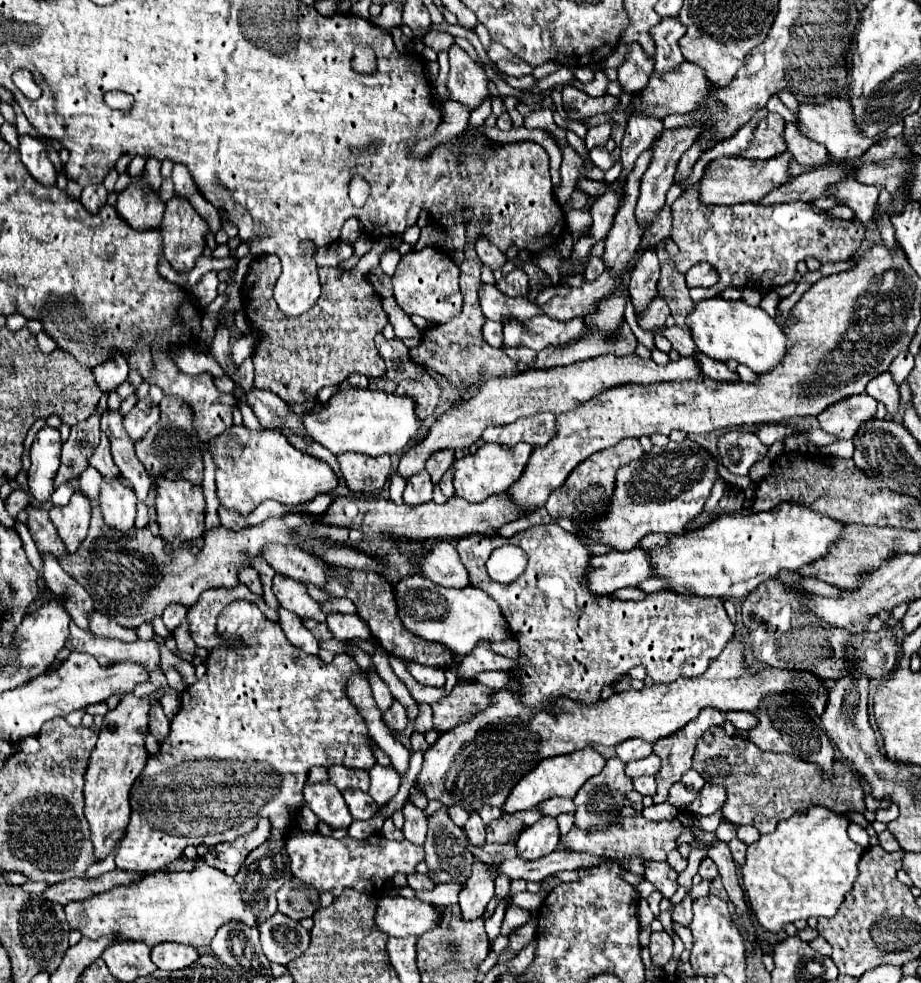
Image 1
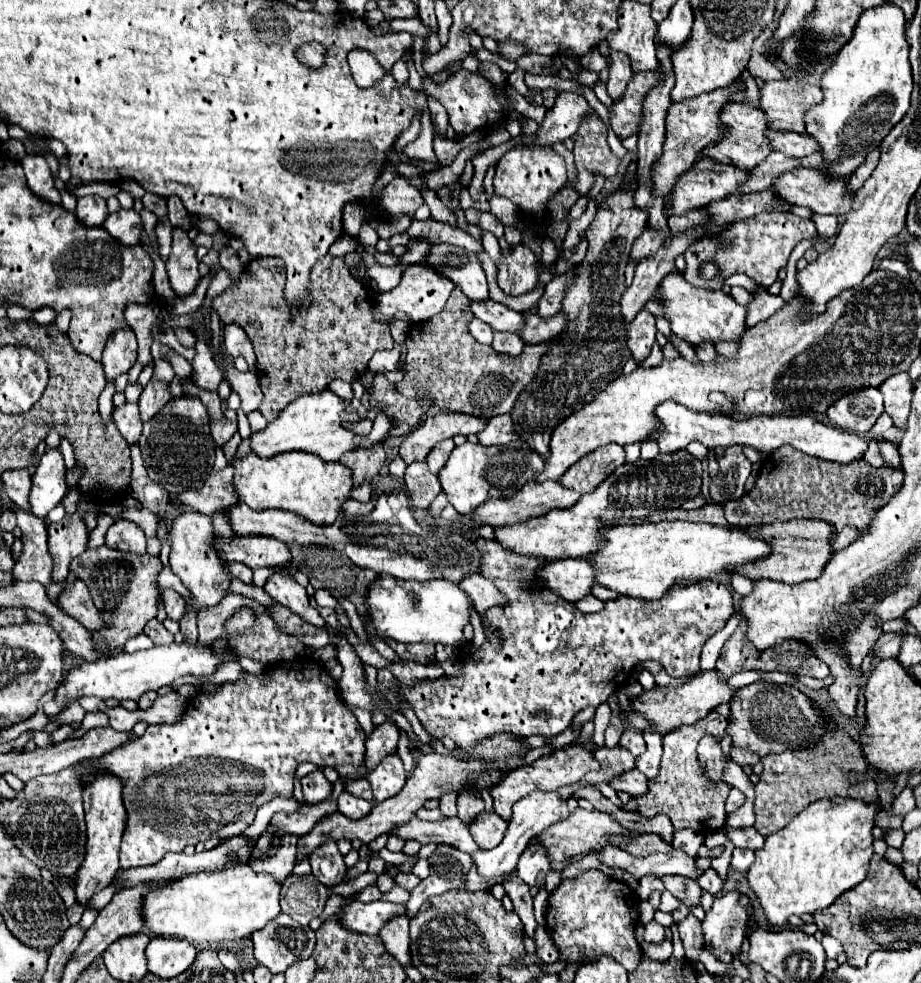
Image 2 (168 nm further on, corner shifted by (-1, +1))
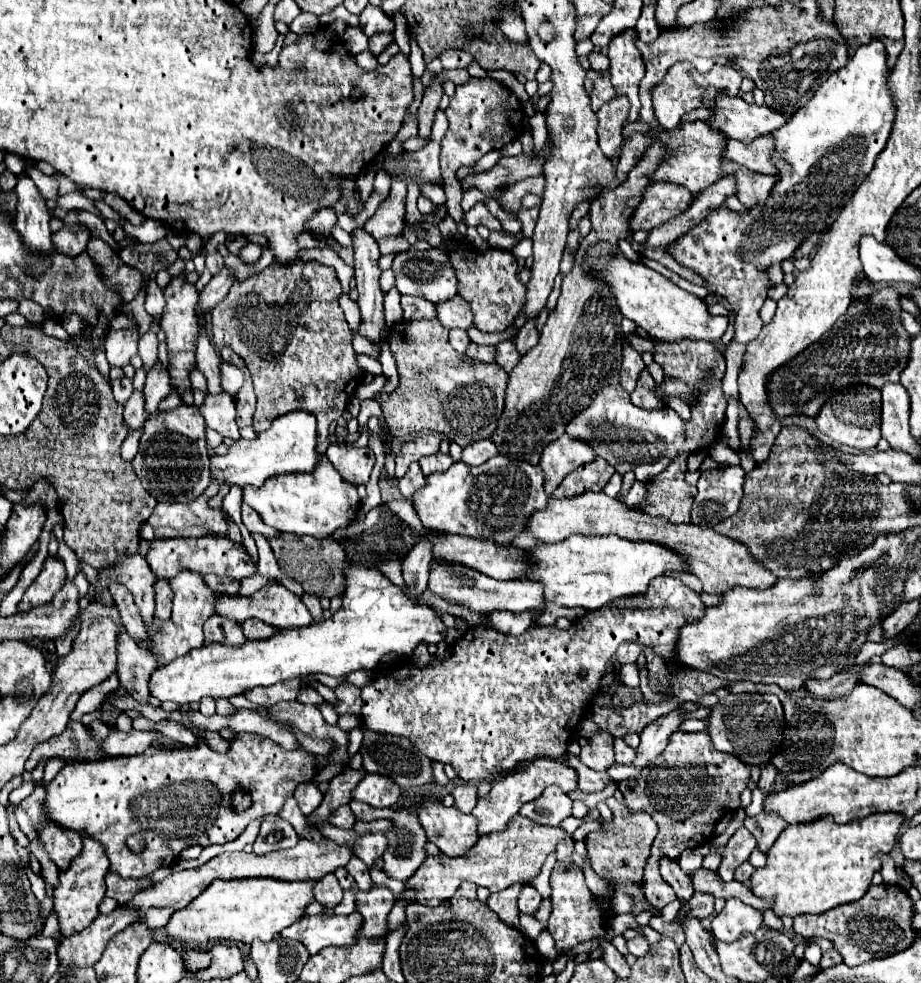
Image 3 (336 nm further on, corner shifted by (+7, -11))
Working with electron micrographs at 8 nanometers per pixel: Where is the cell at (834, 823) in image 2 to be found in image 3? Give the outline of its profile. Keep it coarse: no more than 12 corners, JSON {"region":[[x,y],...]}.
{"region":[[904,816],[788,826],[754,870],[778,918],[860,900]]}

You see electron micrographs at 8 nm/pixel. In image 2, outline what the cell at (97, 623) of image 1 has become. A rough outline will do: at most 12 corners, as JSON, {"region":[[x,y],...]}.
{"region":[[82,580],[64,586],[58,608],[90,632],[106,626]]}

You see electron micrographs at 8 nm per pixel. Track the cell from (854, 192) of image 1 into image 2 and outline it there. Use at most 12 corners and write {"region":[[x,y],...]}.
{"region":[[806,166],[770,188],[816,214],[846,214],[846,180]]}

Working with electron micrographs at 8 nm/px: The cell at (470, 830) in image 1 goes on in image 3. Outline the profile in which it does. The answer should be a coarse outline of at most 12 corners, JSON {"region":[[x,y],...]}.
{"region":[[456,786],[454,808],[470,814],[476,806],[476,786]]}

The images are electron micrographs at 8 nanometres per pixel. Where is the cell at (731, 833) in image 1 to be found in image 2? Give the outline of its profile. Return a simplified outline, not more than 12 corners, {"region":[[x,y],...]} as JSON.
{"region":[[688,916],[678,924],[690,962],[704,950],[700,920]]}

